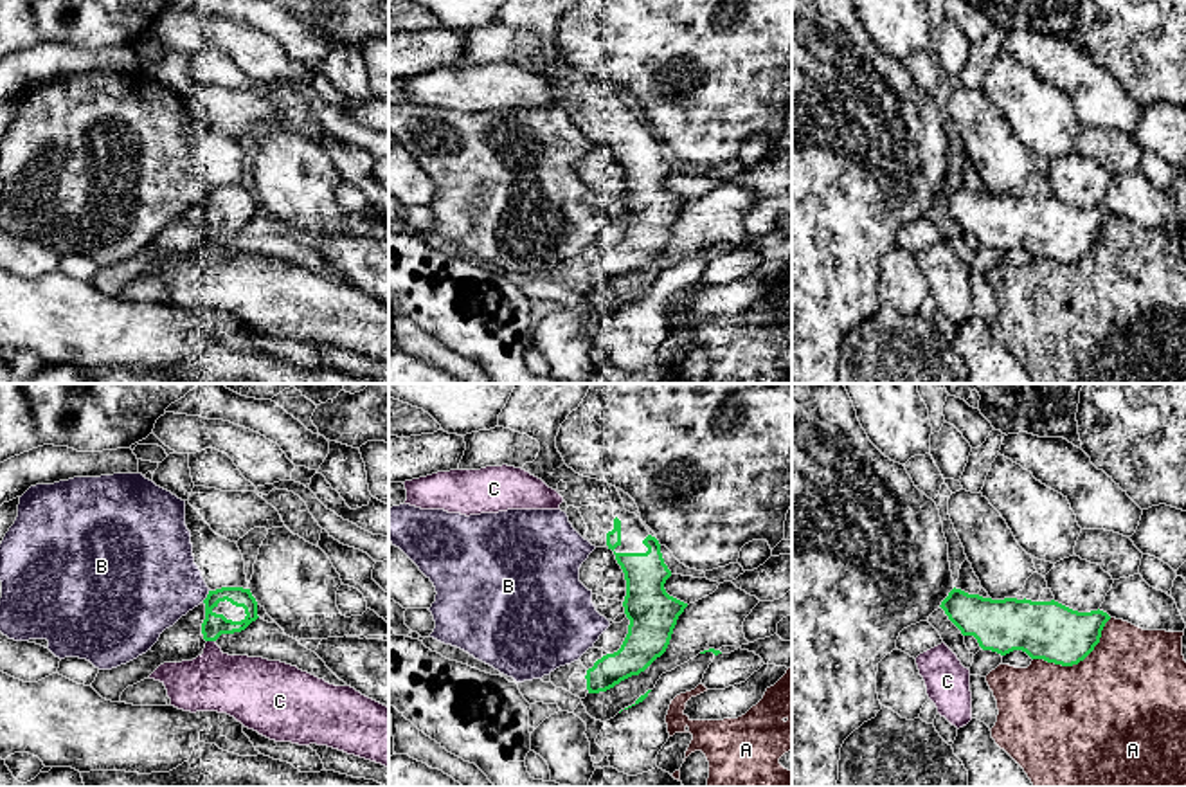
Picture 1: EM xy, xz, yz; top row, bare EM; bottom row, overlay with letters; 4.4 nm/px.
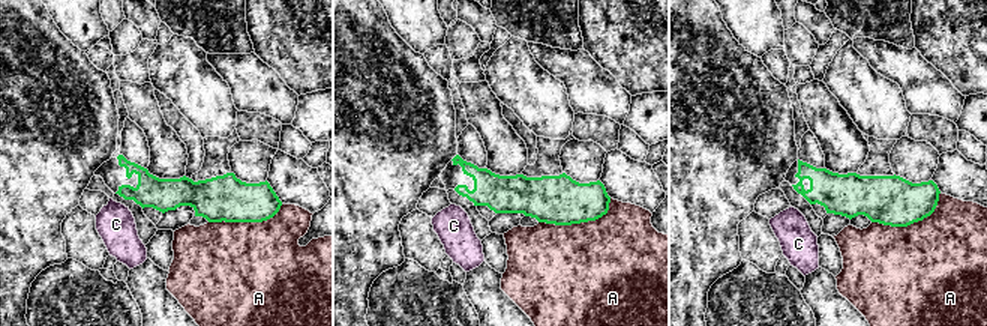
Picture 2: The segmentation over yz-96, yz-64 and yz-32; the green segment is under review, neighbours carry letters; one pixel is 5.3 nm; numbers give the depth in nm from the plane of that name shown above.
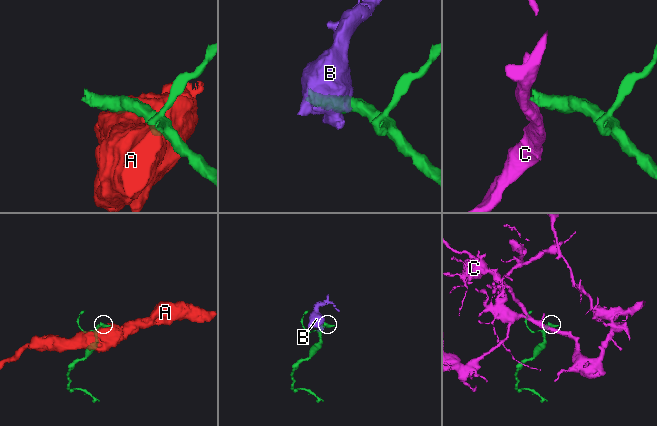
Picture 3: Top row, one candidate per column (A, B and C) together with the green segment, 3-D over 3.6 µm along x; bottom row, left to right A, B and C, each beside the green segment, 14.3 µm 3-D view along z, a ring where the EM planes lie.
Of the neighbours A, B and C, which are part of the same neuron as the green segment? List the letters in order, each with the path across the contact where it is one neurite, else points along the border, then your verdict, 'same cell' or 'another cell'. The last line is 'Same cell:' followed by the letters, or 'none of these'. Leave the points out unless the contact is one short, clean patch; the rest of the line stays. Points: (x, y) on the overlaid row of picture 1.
A: another cell
B: another cell
C: another cell
Same cell: none of these

